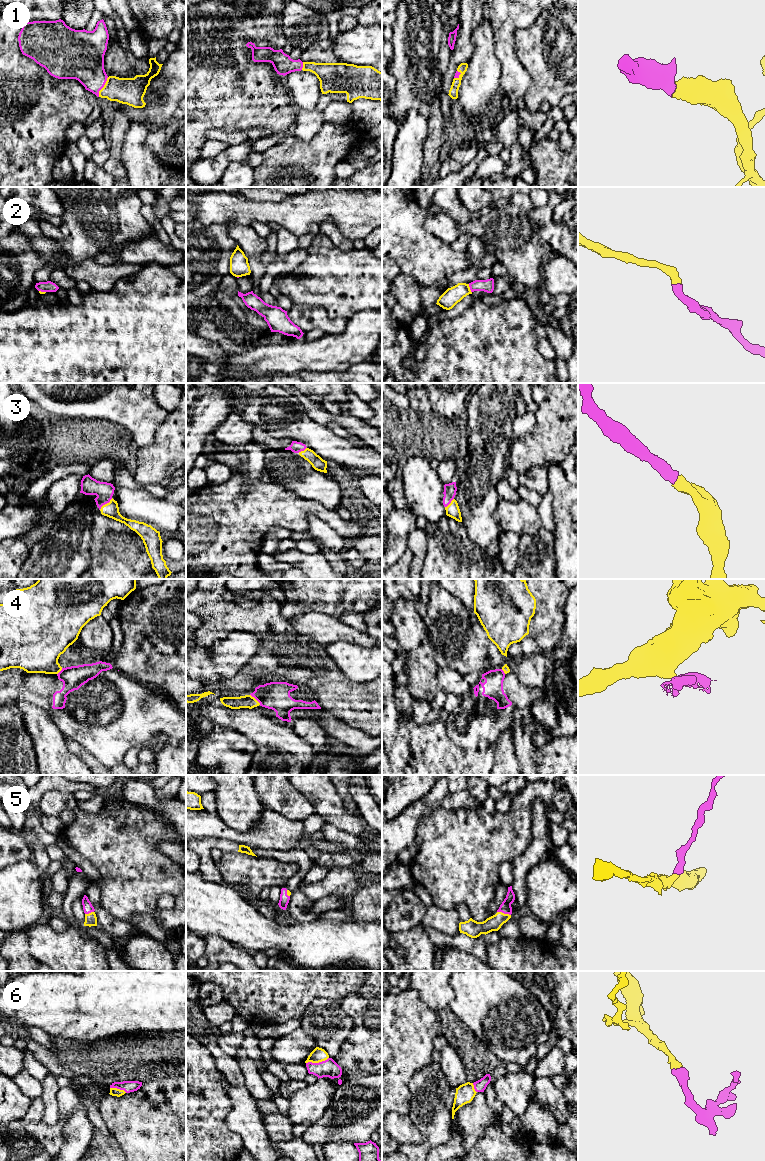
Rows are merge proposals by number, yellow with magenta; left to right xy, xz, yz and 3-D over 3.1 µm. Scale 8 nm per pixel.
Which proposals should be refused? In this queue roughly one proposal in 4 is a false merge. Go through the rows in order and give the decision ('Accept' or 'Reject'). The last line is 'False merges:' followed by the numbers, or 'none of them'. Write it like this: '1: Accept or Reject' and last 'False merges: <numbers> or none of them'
1: Accept
2: Accept
3: Accept
4: Reject
5: Accept
6: Accept
False merges: 4

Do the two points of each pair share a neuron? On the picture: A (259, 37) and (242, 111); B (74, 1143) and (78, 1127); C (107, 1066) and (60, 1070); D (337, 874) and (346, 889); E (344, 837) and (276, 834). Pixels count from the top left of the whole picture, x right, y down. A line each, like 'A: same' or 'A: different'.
A: same
B: same
C: different
D: same
E: different

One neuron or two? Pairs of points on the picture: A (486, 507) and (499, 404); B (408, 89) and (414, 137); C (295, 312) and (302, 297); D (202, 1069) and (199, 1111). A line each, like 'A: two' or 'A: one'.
A: one
B: two
C: two
D: one

